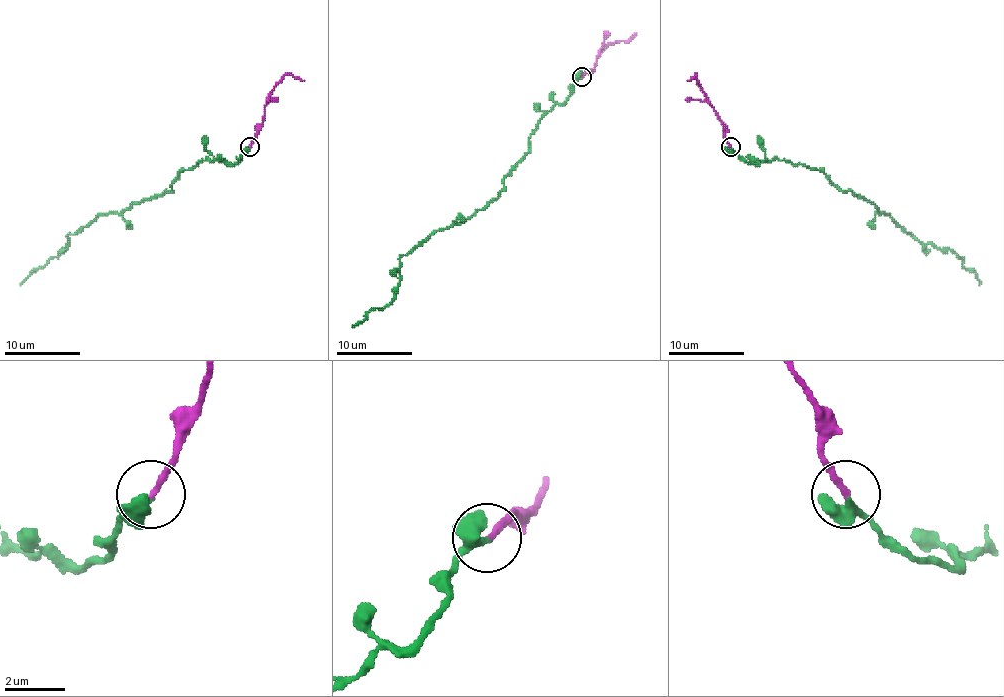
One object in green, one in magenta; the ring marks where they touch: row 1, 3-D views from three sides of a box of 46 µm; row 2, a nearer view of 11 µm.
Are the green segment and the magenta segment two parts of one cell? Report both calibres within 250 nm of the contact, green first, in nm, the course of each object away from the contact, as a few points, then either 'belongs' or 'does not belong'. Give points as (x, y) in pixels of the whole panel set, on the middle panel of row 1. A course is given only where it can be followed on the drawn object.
calibres 280 and 200 nm; course green (581, 77), (564, 101), (547, 111), (498, 196), (469, 217), (432, 232), (401, 257), (396, 296), (352, 325); course magenta (581, 77), (596, 65), (596, 58), (608, 46), (617, 41), (629, 41), (636, 33); belongs

